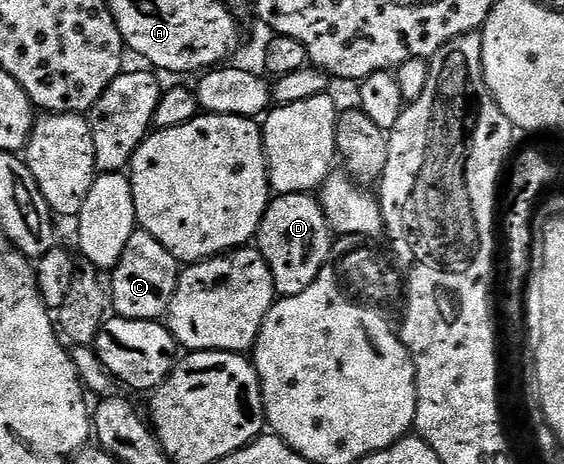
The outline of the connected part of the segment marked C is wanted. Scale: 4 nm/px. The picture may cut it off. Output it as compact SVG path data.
M133 232L130 242L126 242L122 250L119 262L110 272L110 304L115 315L131 320L160 320L172 303L181 271L181 265L170 254L170 250L162 246L162 242L158 242L149 232Z

